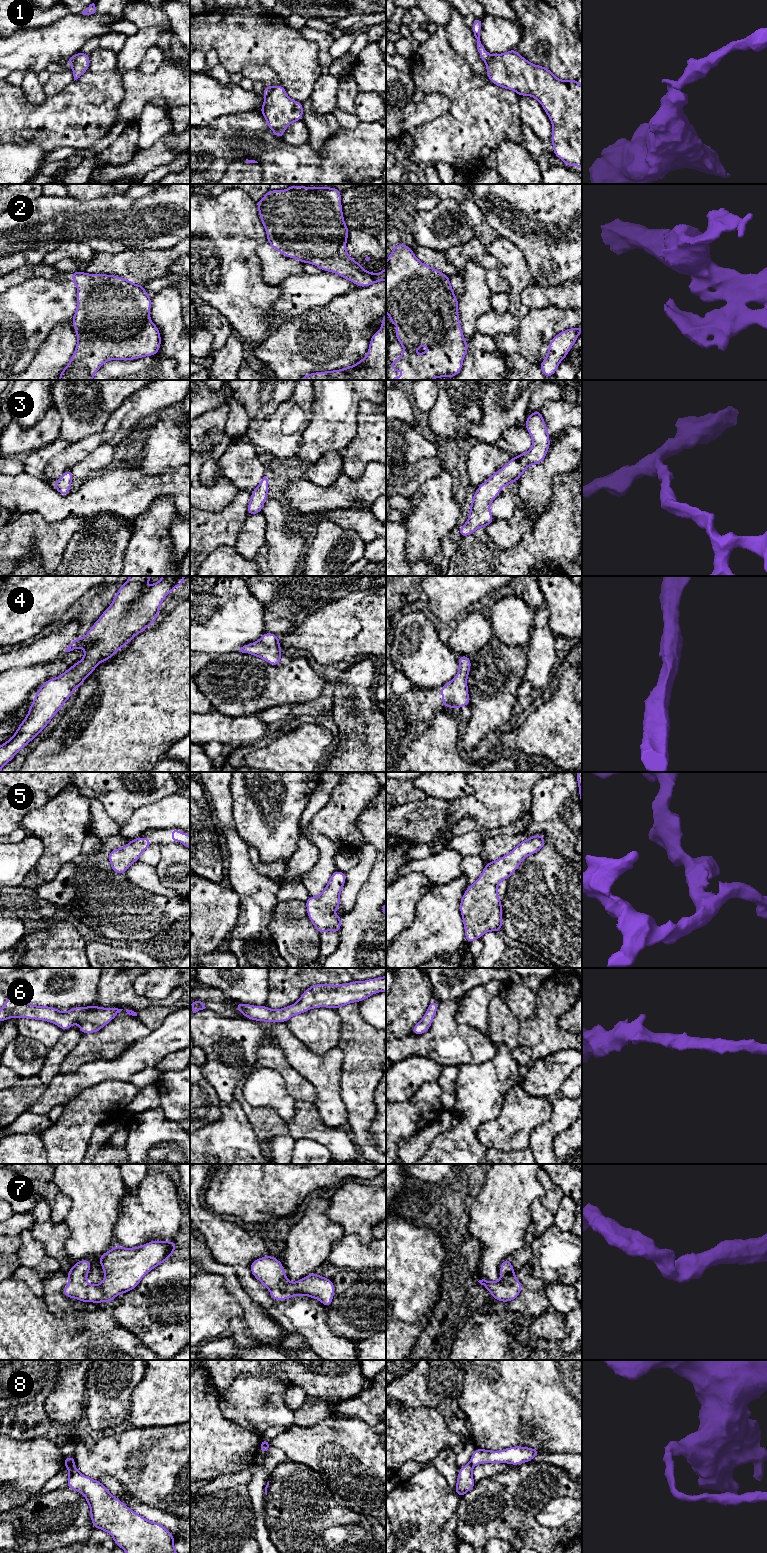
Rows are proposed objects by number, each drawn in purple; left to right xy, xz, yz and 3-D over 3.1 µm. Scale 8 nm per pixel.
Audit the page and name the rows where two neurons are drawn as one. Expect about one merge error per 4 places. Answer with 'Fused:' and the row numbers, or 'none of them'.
Fused: 1, 8

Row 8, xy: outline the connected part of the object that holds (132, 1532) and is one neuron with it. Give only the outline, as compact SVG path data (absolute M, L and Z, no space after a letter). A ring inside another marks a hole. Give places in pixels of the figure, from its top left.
M75 1465L64 1467L70 1473L66 1486L84 1495L90 1506L93 1527L108 1532L113 1537L115 1545L121 1547L125 1553L177 1553L174 1548L175 1539L163 1525L149 1521L131 1510L122 1501L111 1495L100 1481L83 1475Z

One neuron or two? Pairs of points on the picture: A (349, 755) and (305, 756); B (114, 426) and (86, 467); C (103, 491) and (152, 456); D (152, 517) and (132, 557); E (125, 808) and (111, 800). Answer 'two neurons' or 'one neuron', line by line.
A: two neurons
B: two neurons
C: two neurons
D: one neuron
E: one neuron

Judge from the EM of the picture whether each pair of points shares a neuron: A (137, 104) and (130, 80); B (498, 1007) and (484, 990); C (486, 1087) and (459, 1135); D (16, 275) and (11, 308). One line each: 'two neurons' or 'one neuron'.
A: one neuron
B: two neurons
C: one neuron
D: two neurons

